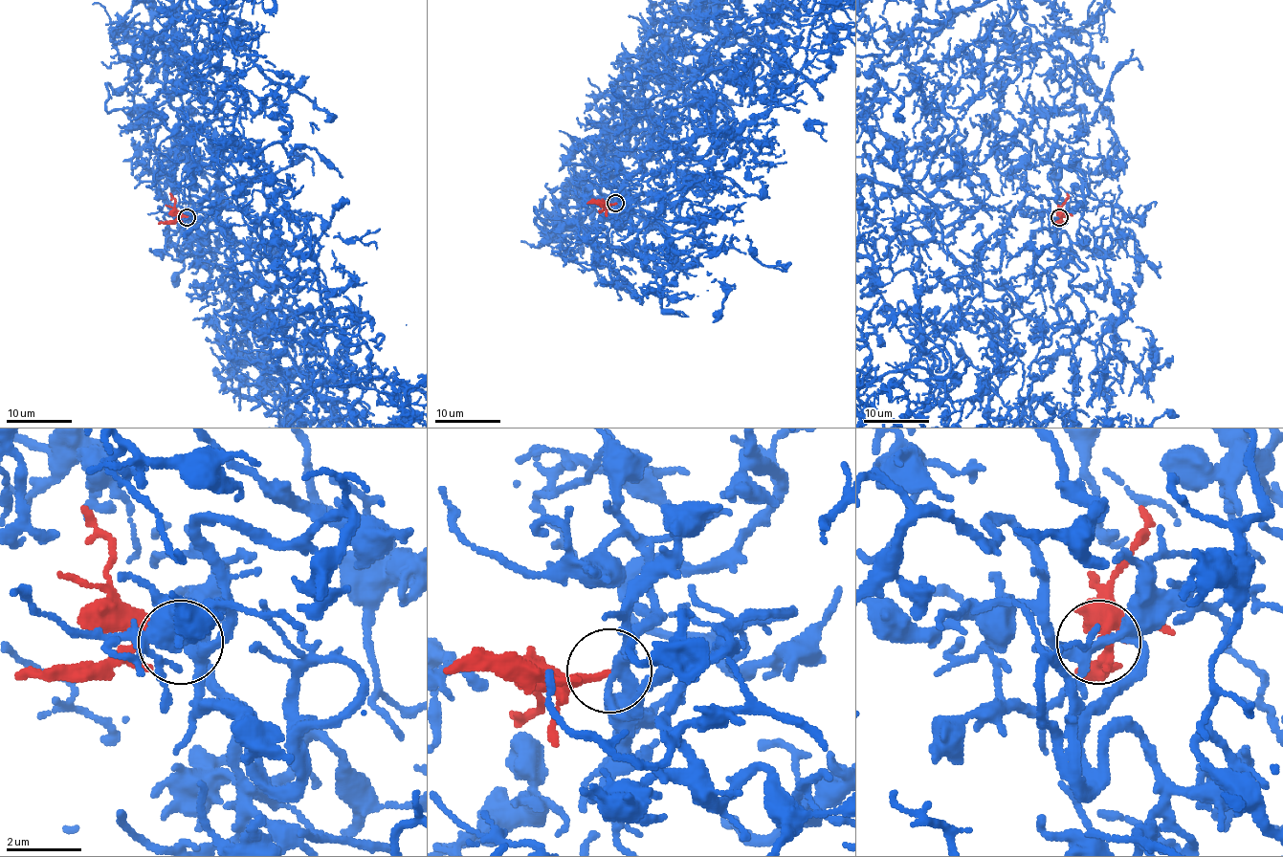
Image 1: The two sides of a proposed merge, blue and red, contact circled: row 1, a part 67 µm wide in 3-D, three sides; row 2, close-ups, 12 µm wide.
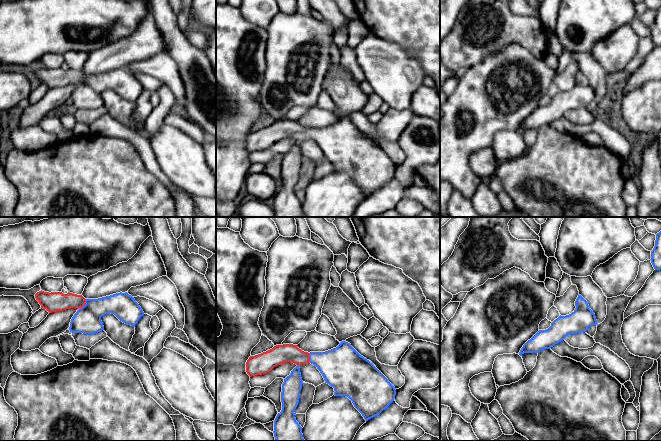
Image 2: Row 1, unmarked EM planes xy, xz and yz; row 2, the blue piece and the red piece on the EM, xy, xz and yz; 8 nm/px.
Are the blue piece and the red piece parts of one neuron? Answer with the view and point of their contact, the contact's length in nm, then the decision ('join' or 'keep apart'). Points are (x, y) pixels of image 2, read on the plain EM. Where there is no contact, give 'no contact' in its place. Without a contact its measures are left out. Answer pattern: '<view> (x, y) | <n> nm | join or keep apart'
xy (85, 80) | 90 nm | join

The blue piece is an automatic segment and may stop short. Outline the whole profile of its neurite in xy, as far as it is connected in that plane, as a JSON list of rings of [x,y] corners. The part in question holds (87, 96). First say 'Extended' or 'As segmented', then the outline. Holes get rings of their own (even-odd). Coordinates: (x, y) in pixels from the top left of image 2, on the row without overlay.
Extended. [[[44,68],[35,70],[41,84],[49,89],[77,84],[71,95],[69,106],[72,109],[95,110],[104,106],[101,93],[114,90],[125,100],[135,102],[144,91],[134,73],[125,69],[116,69],[98,75],[85,75],[82,71],[68,68]]]

